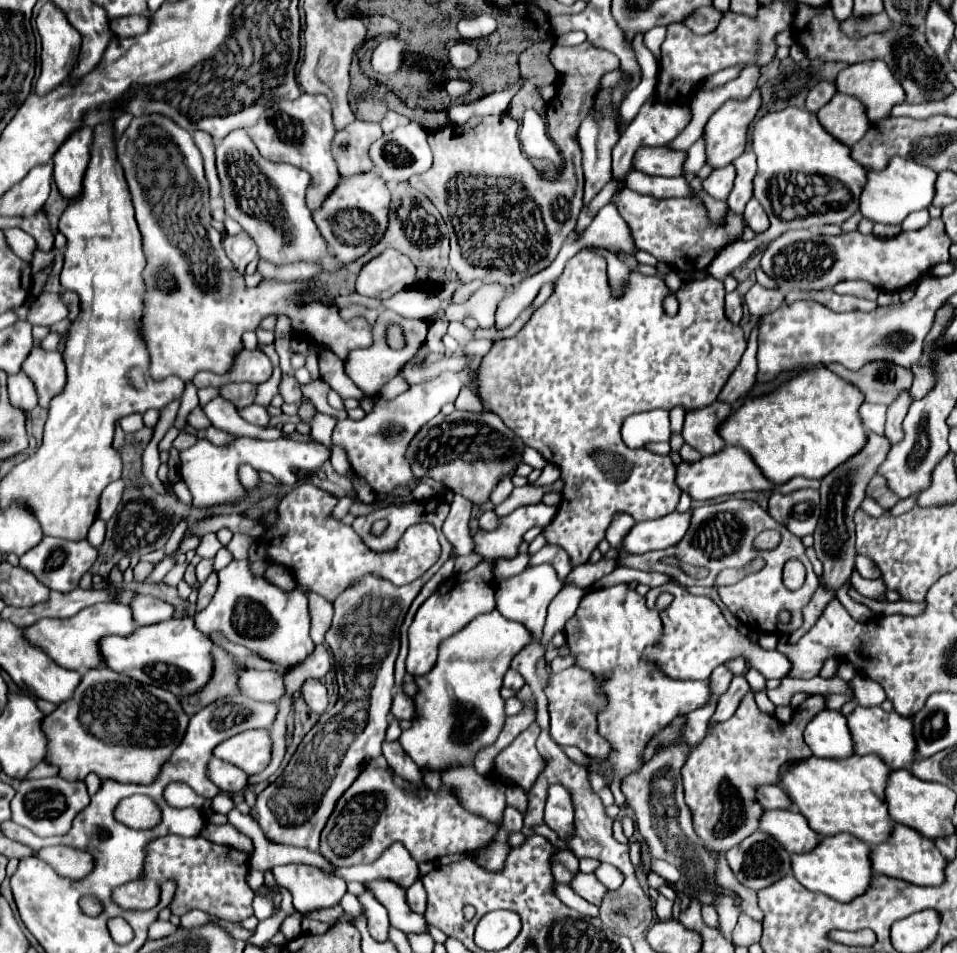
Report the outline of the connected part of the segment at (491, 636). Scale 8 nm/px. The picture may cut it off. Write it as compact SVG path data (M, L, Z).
M497 609L475 617L465 629L441 643L435 667L415 677L419 689L413 695L415 719L399 737L401 747L419 769L443 773L451 767L473 765L475 755L495 743L507 719L505 699L499 693L501 679L511 659L531 643L535 641L529 629L519 621L505 619Z

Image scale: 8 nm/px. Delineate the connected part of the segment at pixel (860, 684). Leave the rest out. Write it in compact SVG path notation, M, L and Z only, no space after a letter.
M855 675L855 679L851 681L851 687L855 691L855 697L859 701L859 705L863 707L873 707L873 705L881 705L885 701L885 691L883 687L879 687L877 683L873 683L869 677L865 675Z

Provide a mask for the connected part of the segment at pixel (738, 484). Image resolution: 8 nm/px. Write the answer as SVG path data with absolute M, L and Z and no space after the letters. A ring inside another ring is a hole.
M729 445L723 447L723 451L703 457L695 463L681 461L677 465L675 483L681 491L687 491L691 495L691 499L695 499L695 501L707 501L707 499L715 499L721 495L735 495L735 493L743 493L743 491L773 489L773 485L763 477L759 467L755 467L751 455L747 455L747 451L743 451L741 447L729 447Z

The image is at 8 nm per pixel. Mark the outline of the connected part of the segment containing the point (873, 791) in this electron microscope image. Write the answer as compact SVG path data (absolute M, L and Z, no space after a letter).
M849 755L847 759L809 757L783 767L779 785L787 791L793 807L819 835L825 837L845 831L869 847L875 847L883 843L883 839L889 839L893 829L883 793L889 771L891 769L877 755Z

